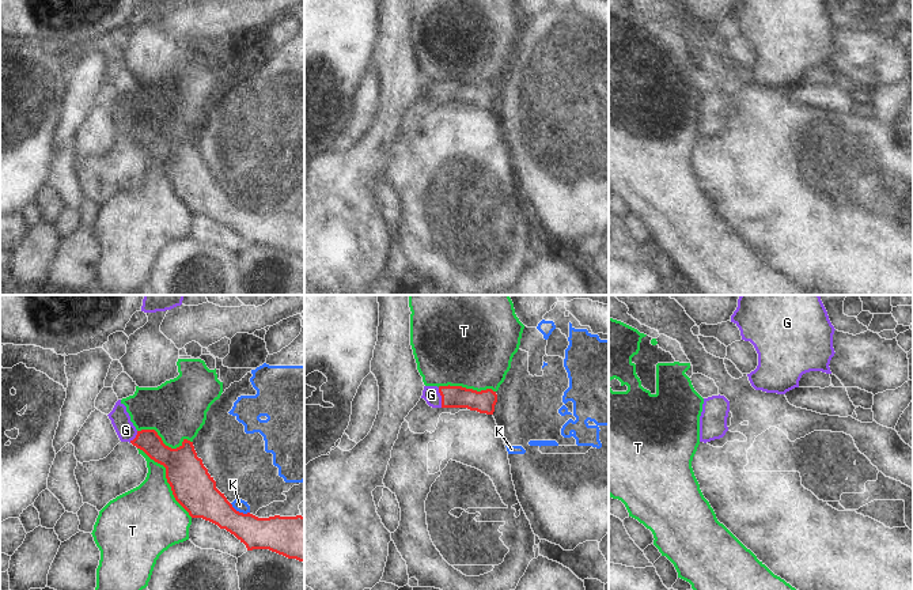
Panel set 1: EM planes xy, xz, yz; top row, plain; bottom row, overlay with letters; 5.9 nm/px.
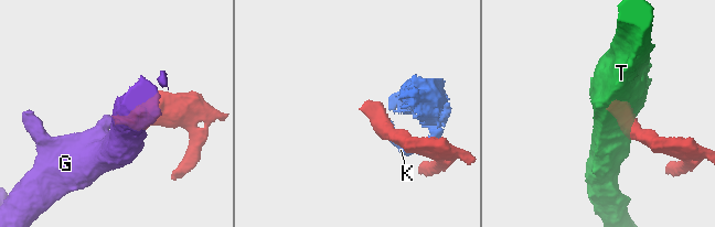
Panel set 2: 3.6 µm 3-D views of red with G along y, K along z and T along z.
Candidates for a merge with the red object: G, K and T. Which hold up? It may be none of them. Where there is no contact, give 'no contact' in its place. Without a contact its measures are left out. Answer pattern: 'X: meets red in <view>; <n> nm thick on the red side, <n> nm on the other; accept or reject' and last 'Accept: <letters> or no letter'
G: meets red in xz; 140 nm thick on the red side, 100 nm on the other; accept
K: meets red in xy; 220 nm thick on the red side, 70 nm on the other; reject
T: meets red in xy; 240 nm thick on the red side, 380 nm on the other; reject
Accept: G

